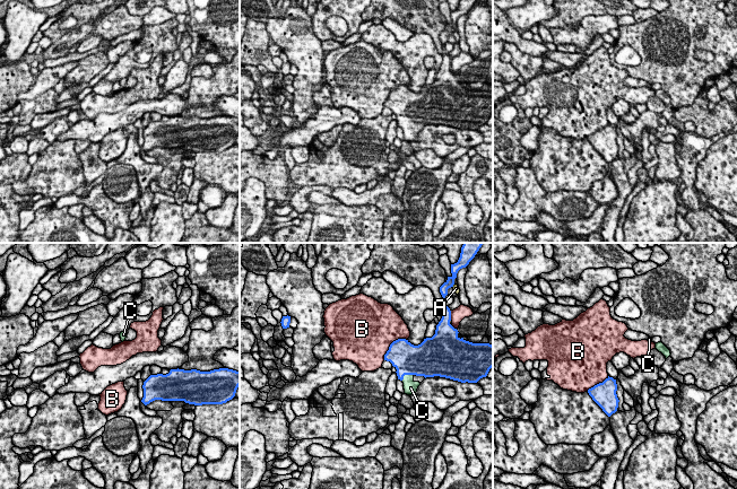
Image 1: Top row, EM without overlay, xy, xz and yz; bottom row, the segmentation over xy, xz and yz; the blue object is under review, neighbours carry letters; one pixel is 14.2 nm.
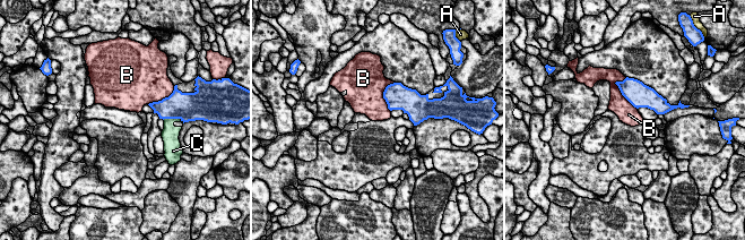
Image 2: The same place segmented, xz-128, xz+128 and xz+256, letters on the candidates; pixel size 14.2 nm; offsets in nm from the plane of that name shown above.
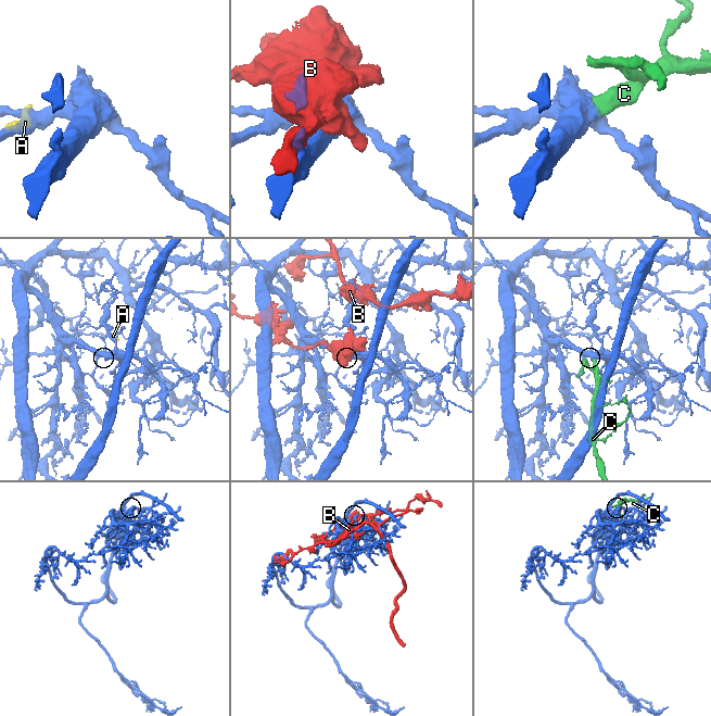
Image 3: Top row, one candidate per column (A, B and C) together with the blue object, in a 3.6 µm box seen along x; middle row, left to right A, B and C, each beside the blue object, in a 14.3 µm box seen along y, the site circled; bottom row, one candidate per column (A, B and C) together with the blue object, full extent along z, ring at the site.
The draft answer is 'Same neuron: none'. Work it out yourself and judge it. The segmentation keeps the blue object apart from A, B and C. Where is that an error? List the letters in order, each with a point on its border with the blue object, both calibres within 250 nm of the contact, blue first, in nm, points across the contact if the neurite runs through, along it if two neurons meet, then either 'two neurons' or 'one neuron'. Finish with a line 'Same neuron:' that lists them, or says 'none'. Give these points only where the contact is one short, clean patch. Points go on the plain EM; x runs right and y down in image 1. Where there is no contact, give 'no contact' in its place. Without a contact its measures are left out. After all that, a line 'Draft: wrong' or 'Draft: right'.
A: meets blue in xz at (452, 33); 130 nm thick on the blue side, 90 nm on the other; two neurons
B: meets blue in xz at (391, 90); 400 nm thick on the blue side, 500 nm on the other; two neurons
C: meets blue in xz at (406, 121); 440 nm thick on the blue side, 190 nm on the other; runs through xz (408, 106), (406, 121), (410, 134); one neuron
Same neuron: C
Draft: wrong

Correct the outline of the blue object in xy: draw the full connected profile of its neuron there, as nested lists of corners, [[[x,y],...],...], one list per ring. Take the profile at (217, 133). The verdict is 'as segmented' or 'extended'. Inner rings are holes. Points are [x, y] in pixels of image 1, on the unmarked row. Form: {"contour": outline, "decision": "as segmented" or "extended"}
{"contour": [[[219,115],[210,119],[197,116],[171,116],[168,121],[150,122],[142,132],[144,145],[141,149],[147,152],[155,147],[162,148],[184,148],[189,151],[223,151],[235,143],[240,133],[240,119]]], "decision": "as segmented"}

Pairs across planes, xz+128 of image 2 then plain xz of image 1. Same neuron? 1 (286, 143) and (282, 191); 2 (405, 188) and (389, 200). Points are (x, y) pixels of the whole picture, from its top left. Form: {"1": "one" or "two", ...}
{"1": "two", "2": "two"}

